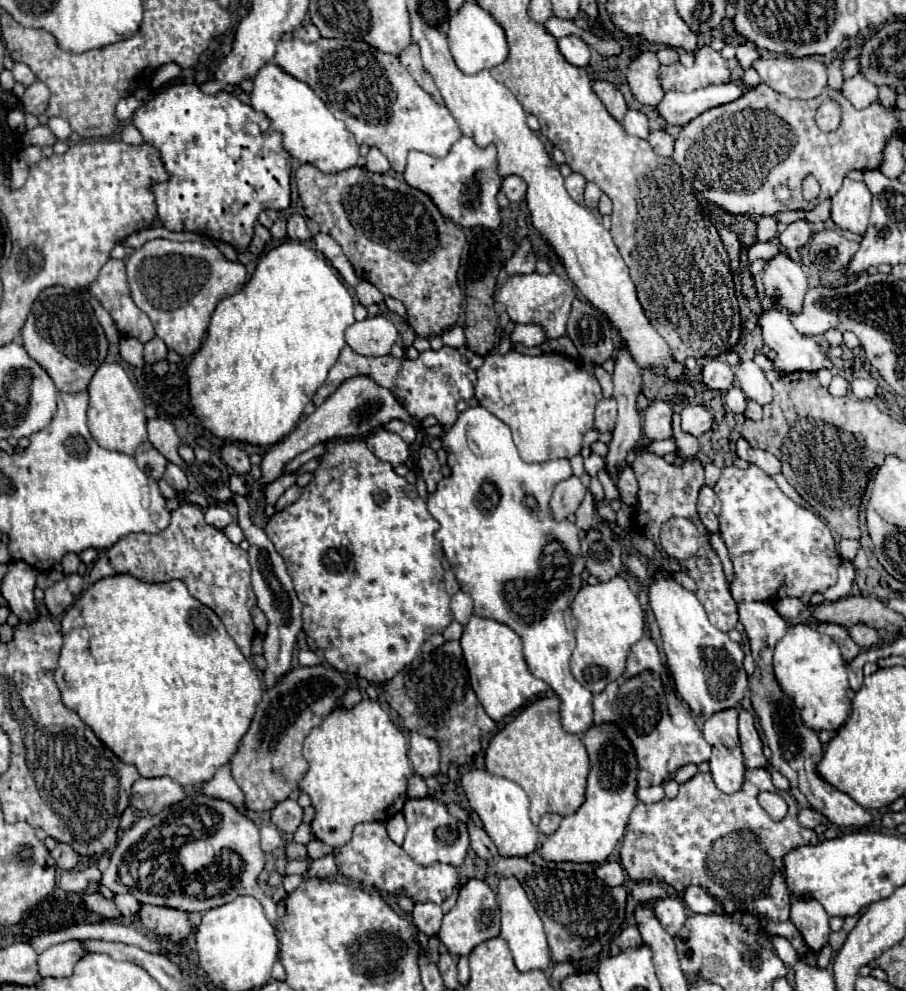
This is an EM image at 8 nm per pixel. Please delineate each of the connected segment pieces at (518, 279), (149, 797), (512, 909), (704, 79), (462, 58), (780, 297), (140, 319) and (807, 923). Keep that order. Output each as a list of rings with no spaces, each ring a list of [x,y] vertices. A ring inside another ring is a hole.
[[[537,271],[527,273],[527,275],[509,275],[507,281],[495,291],[495,301],[505,305],[505,311],[513,323],[521,325],[541,325],[545,329],[545,339],[559,339],[563,337],[569,313],[571,313],[571,303],[575,299],[573,287],[561,279],[557,273],[541,275]]]
[[[169,777],[139,779],[131,789],[131,807],[135,807],[141,813],[155,815],[179,803],[183,797],[183,787]]]
[[[501,877],[497,885],[497,903],[501,909],[501,937],[509,943],[509,949],[515,957],[515,965],[519,971],[529,969],[547,969],[549,965],[549,945],[543,931],[543,923],[531,905],[527,893],[519,885],[517,877]]]
[[[703,45],[695,51],[695,65],[683,67],[681,63],[661,65],[659,81],[663,91],[695,91],[709,85],[743,85],[743,77],[733,77],[733,71],[727,67],[727,59]]]
[[[473,1],[463,3],[463,7],[449,19],[447,37],[449,37],[451,55],[457,63],[457,67],[467,75],[475,75],[481,69],[491,69],[495,65],[501,65],[509,57],[509,45],[507,45],[503,27],[491,17],[491,13],[487,13]]]
[[[779,253],[767,263],[763,271],[763,283],[765,293],[775,301],[779,309],[785,309],[795,315],[801,313],[803,297],[809,289],[807,275],[785,253]]]
[[[109,259],[89,293],[101,301],[101,305],[111,313],[119,333],[123,337],[137,337],[147,343],[155,337],[151,319],[133,303],[125,277],[125,263],[119,259]]]
[[[793,899],[791,921],[811,951],[821,951],[821,947],[829,941],[829,915],[815,899]]]

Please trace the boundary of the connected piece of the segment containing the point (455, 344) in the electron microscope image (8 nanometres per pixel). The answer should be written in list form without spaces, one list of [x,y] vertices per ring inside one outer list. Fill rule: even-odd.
[[[453,325],[451,329],[447,329],[441,335],[441,339],[447,347],[453,347],[453,349],[463,349],[465,347],[465,335],[463,335],[463,329],[459,325]]]

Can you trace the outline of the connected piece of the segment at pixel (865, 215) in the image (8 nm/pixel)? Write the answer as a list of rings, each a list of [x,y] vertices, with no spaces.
[[[845,179],[841,189],[831,197],[831,219],[833,223],[851,233],[863,235],[871,215],[871,193],[865,183]]]

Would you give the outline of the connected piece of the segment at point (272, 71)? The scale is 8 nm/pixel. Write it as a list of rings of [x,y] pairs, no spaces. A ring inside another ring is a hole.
[[[269,63],[259,69],[257,77],[253,79],[251,107],[263,111],[271,119],[269,133],[281,131],[283,147],[301,163],[311,163],[323,173],[339,173],[357,165],[359,145],[355,143],[355,137],[351,137],[351,133],[345,129],[343,121],[333,117],[333,113],[323,105],[313,89],[309,89],[309,85],[295,81],[277,65]]]

